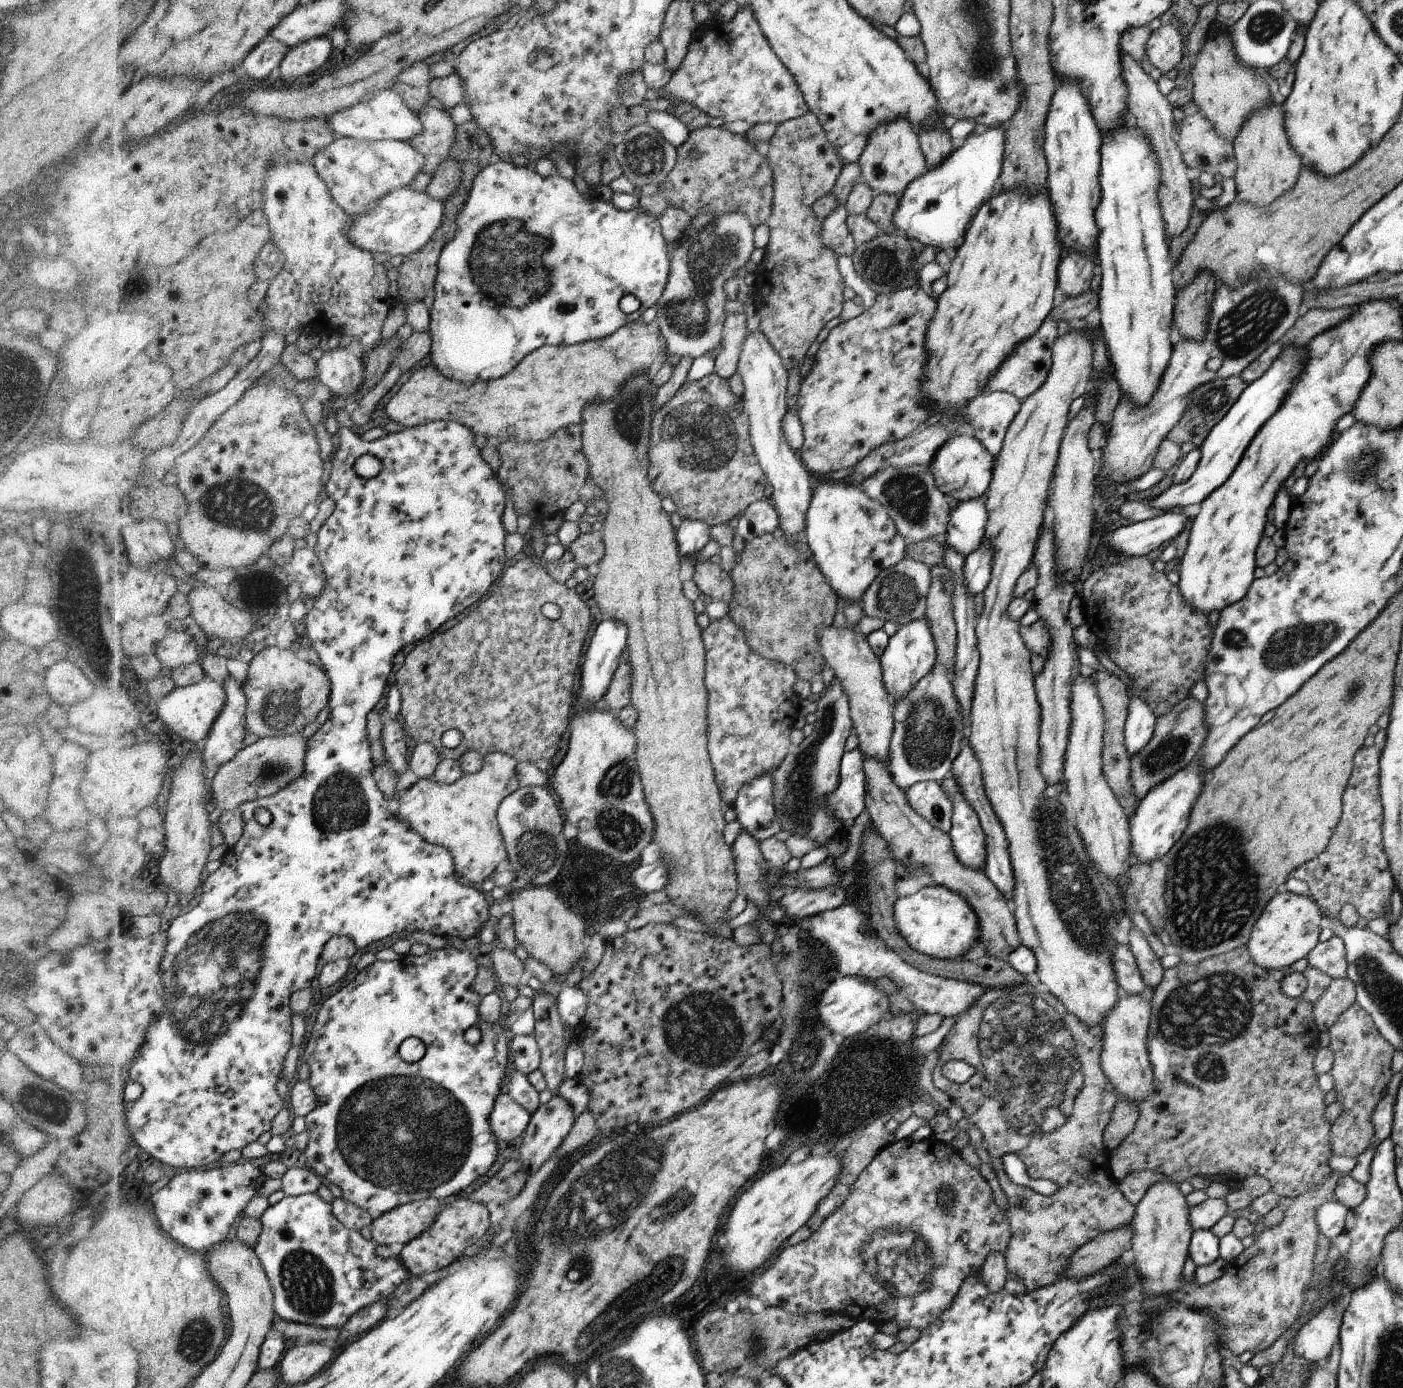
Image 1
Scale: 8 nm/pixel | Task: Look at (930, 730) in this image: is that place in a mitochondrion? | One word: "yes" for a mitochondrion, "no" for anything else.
yes

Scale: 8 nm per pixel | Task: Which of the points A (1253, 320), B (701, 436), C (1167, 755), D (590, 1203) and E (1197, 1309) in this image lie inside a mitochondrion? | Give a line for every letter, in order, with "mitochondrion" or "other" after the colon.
A: mitochondrion
B: mitochondrion
C: mitochondrion
D: mitochondrion
E: other

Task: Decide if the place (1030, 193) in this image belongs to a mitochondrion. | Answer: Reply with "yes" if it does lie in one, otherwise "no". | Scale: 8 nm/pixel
no

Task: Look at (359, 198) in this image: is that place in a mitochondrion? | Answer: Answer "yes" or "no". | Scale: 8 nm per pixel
yes

